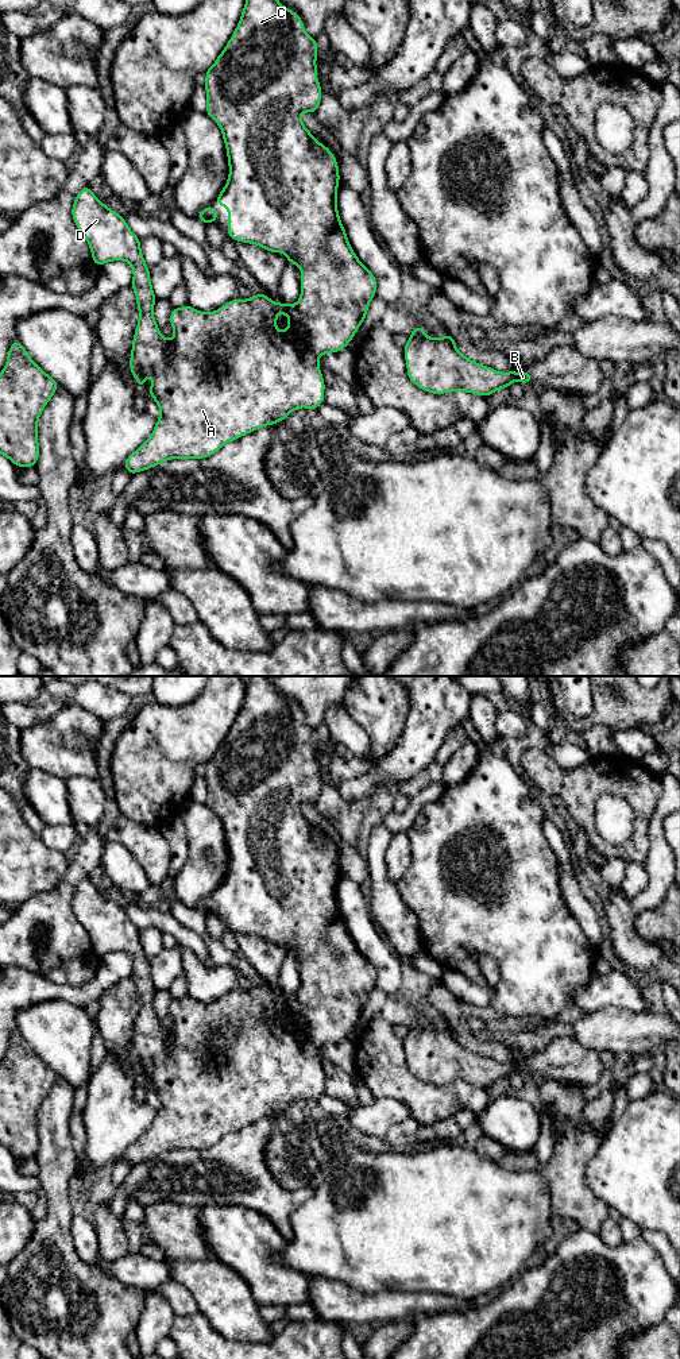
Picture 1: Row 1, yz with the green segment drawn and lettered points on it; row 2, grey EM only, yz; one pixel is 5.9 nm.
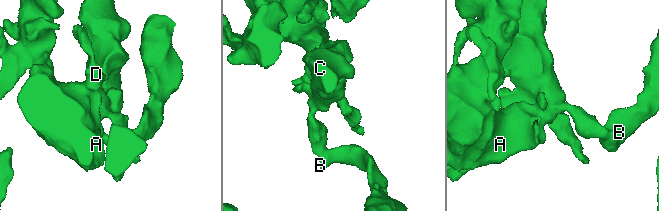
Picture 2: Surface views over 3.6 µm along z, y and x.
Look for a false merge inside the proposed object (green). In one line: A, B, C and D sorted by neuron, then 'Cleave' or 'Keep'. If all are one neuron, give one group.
Groups: A B C D. Keep

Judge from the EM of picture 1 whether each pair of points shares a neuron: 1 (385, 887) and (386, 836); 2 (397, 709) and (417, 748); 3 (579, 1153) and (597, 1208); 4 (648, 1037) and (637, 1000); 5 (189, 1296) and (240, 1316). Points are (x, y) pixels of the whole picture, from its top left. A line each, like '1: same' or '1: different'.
1: same
2: different
3: same
4: different
5: same

